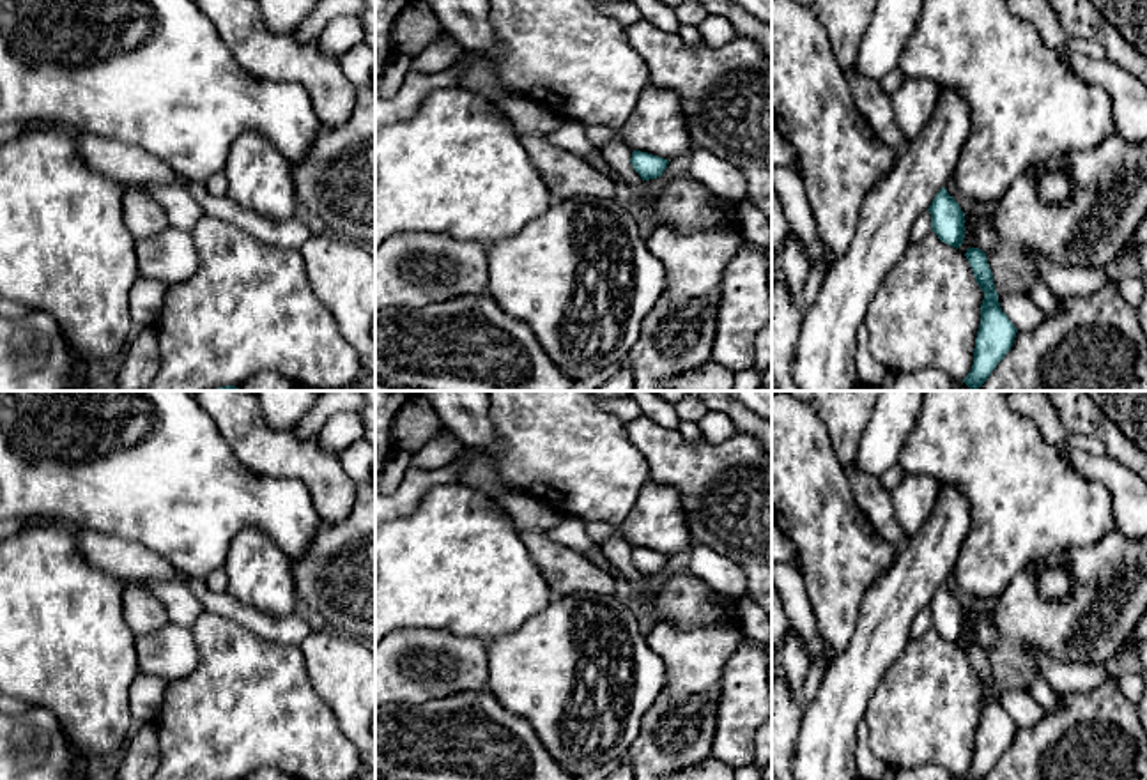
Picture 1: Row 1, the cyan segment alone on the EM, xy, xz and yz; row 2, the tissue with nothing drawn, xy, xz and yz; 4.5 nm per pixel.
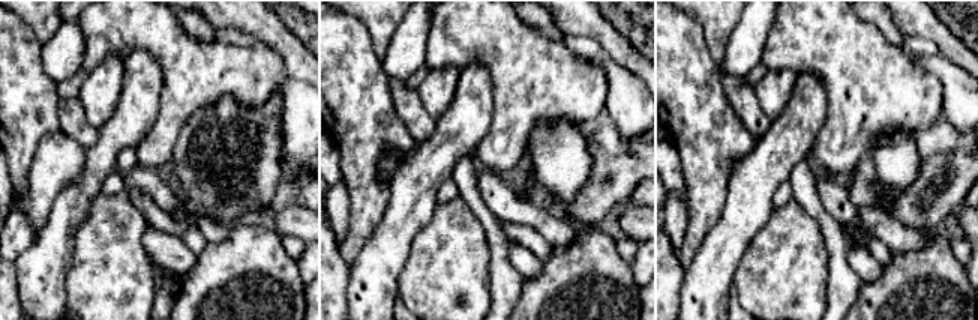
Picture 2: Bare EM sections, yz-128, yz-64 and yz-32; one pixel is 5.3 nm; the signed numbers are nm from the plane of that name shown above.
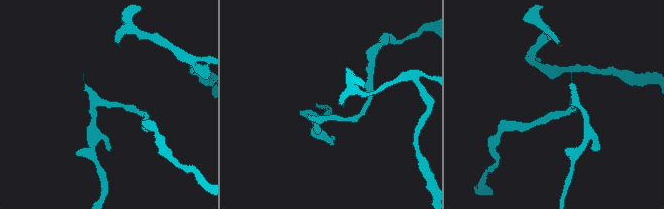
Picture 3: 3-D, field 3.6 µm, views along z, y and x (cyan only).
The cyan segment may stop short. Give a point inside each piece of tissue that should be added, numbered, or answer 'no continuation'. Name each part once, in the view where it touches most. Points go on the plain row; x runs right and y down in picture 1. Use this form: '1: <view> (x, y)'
1: yz (921, 625)

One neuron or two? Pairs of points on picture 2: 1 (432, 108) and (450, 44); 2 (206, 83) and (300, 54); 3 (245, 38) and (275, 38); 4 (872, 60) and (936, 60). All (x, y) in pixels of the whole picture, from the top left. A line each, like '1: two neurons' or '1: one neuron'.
1: two neurons
2: two neurons
3: two neurons
4: two neurons

